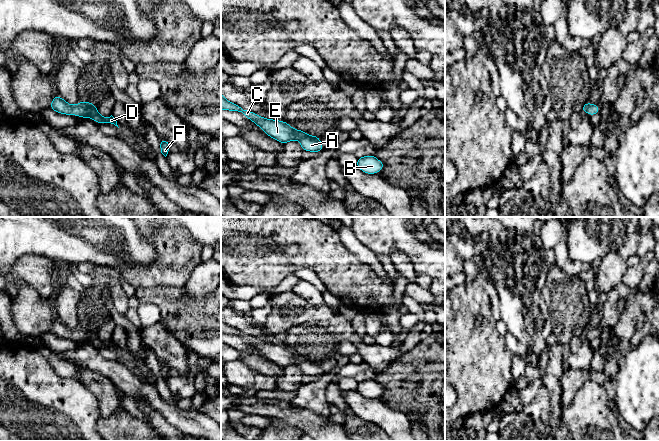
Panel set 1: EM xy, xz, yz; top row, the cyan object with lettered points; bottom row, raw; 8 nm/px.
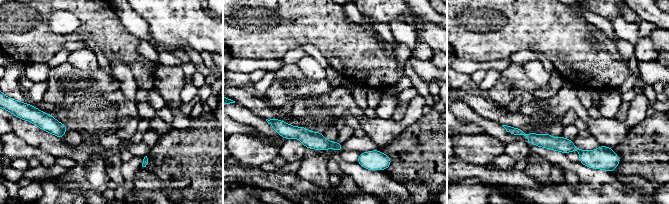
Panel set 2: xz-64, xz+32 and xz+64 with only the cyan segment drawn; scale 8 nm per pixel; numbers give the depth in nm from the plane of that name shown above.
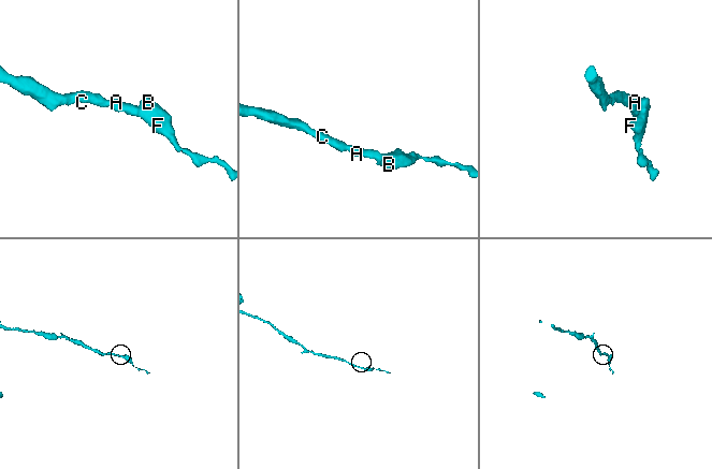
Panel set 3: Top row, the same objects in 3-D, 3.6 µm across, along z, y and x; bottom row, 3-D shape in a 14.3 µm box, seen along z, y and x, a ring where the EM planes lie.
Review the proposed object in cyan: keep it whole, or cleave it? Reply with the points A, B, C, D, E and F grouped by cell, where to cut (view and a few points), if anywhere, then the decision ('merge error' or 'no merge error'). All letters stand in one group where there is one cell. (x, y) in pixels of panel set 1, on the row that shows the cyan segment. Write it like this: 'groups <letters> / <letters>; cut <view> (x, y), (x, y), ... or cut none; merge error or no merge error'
groups A B C D E F; cut none; no merge error

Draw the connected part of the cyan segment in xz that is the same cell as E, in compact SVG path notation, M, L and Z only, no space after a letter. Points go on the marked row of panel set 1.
M221 93L221 110L231 110L243 113L249 120L256 123L268 136L285 144L298 139L303 150L318 152L325 150L318 136L307 135L302 130L294 130L284 121L265 119L257 114L241 108L239 105L227 101Z

